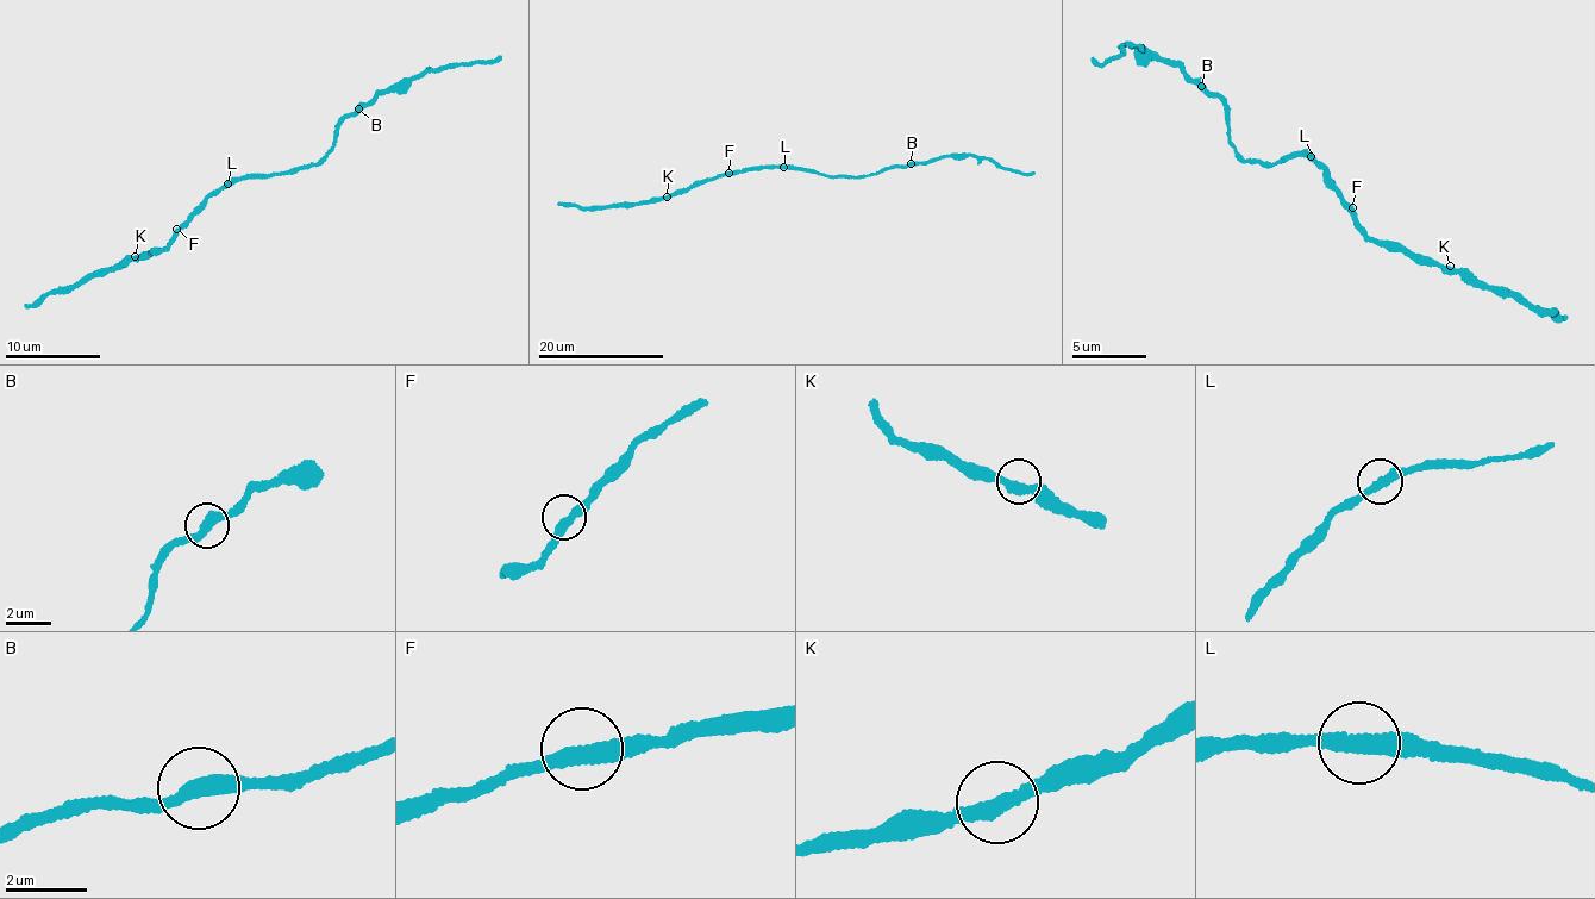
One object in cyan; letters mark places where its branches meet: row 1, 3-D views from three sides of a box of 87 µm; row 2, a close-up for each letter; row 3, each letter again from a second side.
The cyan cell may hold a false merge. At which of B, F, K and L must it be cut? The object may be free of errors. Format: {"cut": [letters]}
{"cut": []}

